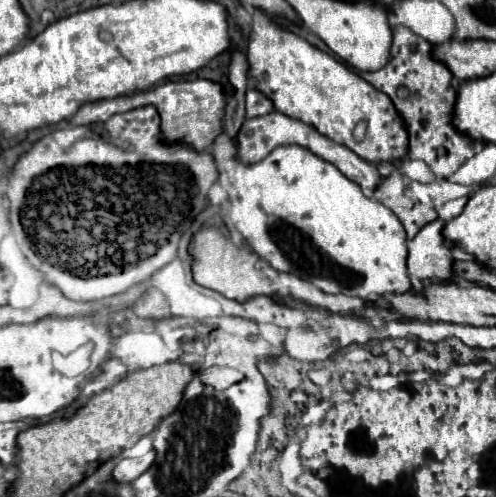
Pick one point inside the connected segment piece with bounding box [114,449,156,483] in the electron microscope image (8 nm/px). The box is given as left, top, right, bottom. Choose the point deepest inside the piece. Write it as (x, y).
(127, 470)

